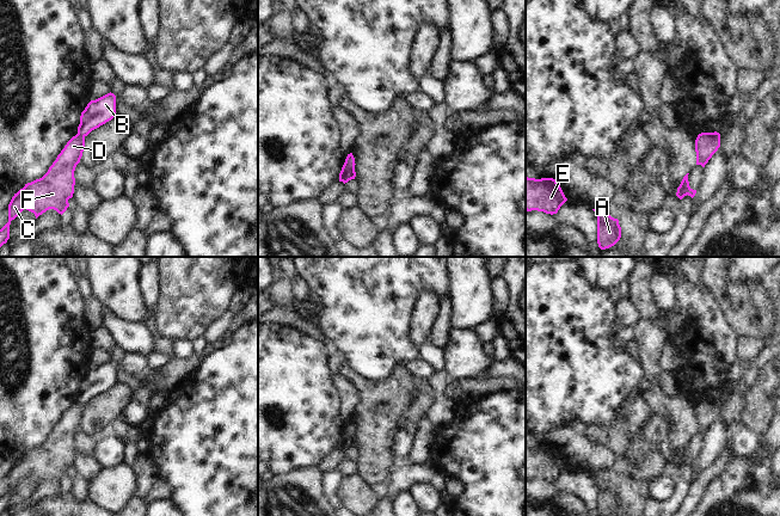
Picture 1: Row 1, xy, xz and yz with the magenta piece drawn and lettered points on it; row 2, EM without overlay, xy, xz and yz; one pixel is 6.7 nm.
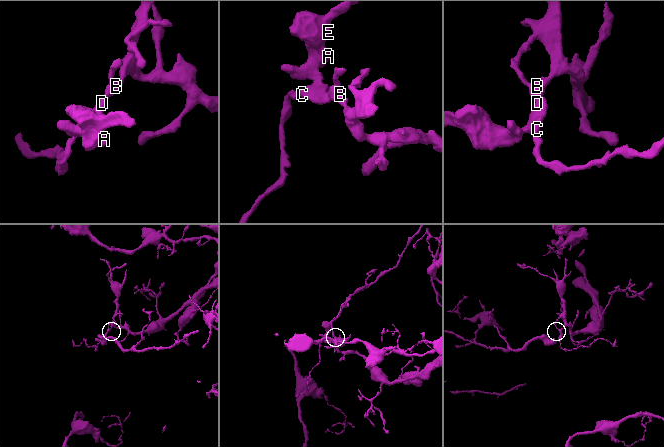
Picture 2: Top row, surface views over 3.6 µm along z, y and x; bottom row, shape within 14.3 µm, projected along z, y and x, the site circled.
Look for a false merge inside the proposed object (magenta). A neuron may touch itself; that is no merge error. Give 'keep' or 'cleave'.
cleave

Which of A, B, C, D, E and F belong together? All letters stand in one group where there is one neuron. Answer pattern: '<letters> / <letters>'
A C D E F / B

